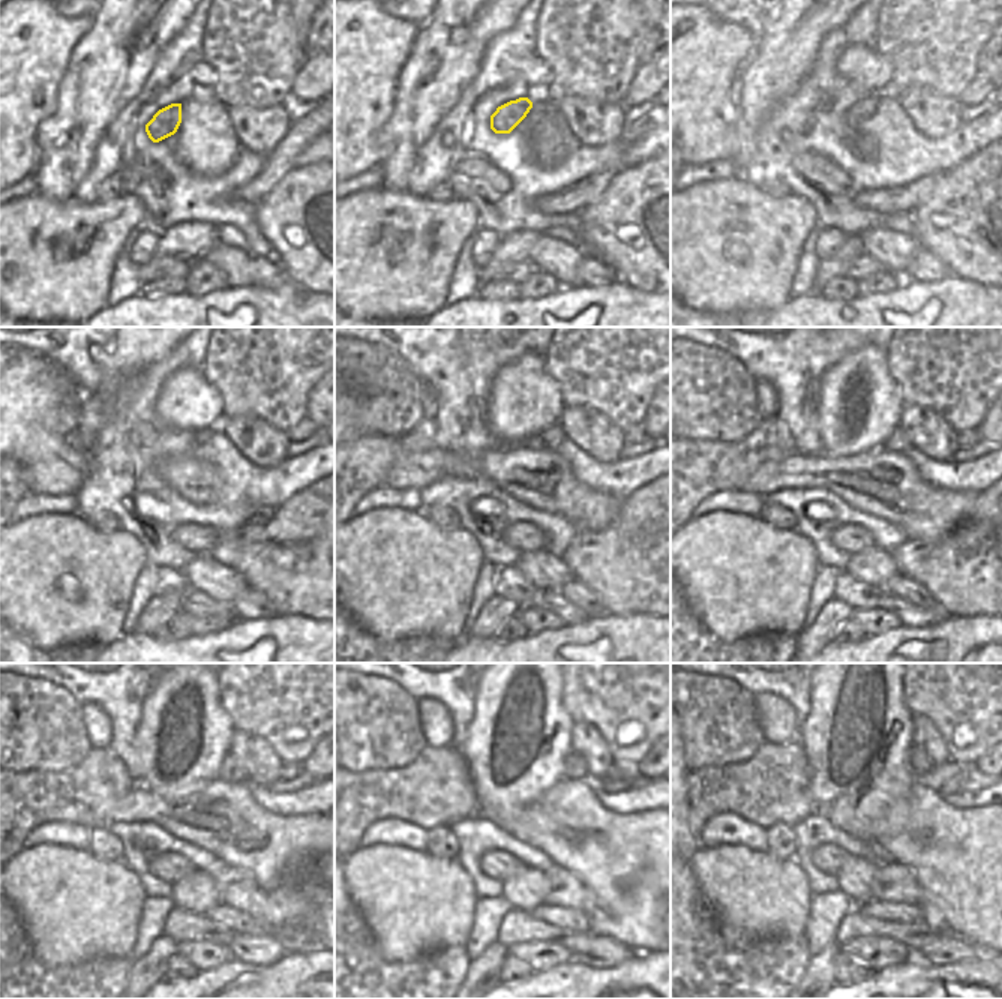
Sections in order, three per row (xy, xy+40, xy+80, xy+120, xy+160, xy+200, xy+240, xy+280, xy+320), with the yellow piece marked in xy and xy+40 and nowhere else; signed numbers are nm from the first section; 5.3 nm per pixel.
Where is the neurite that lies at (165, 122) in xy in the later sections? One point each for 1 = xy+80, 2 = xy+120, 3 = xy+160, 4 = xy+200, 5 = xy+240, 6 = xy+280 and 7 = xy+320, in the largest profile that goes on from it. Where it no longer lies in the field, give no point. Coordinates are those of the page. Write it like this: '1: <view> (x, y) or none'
1: xy+80 (861, 110)
2: xy+120 (201, 437)
3: xy+160 (551, 438)
4: xy+200 (897, 441)
5: xy+240 (231, 770)
6: xy+280 (575, 765)
7: xy+320 (920, 764)

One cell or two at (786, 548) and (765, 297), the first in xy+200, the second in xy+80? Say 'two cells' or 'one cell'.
one cell

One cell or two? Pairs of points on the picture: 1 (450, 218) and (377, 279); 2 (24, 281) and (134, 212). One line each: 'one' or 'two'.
1: one
2: one

